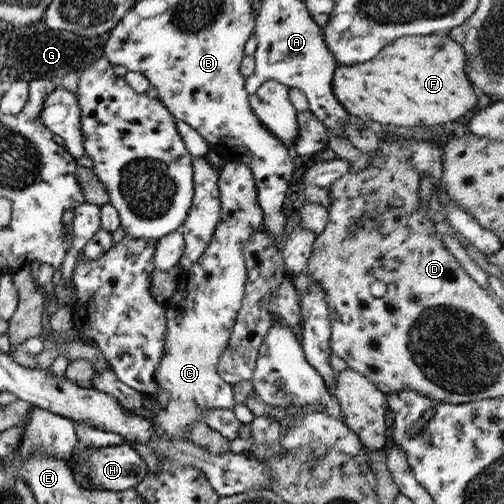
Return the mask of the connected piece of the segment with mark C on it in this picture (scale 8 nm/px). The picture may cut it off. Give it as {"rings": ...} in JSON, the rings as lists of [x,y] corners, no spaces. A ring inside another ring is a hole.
{"rings":[[[225,160],[223,168],[219,172],[219,178],[217,178],[217,190],[219,191],[221,220],[213,230],[213,236],[207,244],[207,248],[201,252],[201,257],[195,260],[195,264],[189,270],[181,273],[179,287],[169,297],[169,300],[161,304],[164,307],[166,318],[165,346],[163,356],[159,358],[159,364],[153,372],[156,383],[159,385],[157,394],[151,396],[157,412],[155,412],[155,416],[151,416],[149,419],[153,421],[155,429],[161,435],[167,435],[167,439],[187,439],[185,431],[187,431],[189,423],[201,423],[203,409],[209,409],[209,407],[233,409],[235,407],[233,389],[229,383],[221,380],[215,365],[217,365],[219,355],[227,344],[231,327],[245,296],[247,269],[245,269],[242,252],[243,243],[253,235],[253,231],[262,227],[263,211],[261,211],[256,197],[256,186],[252,172],[244,164]]]}

